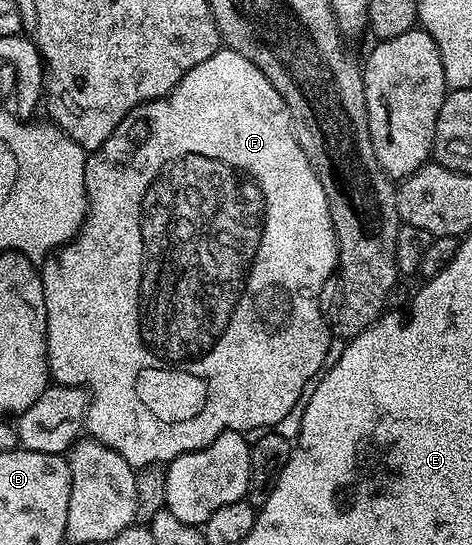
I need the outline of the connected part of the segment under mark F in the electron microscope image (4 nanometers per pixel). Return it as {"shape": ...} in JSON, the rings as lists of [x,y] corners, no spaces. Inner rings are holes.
{"shape":[[[222,47],[218,49],[211,59],[203,59],[165,97],[156,97],[154,101],[146,101],[143,105],[136,105],[123,120],[117,124],[113,134],[108,137],[99,148],[88,154],[85,163],[86,195],[88,198],[88,212],[85,222],[81,225],[81,231],[56,254],[57,265],[49,265],[40,270],[43,283],[43,295],[47,307],[47,355],[49,356],[49,375],[56,384],[75,385],[84,387],[89,394],[89,410],[85,412],[84,428],[88,436],[94,441],[103,443],[109,449],[114,449],[127,464],[134,467],[142,465],[159,465],[173,461],[176,457],[182,457],[185,453],[194,453],[207,448],[220,433],[232,431],[242,435],[248,434],[248,429],[265,431],[270,427],[276,427],[279,419],[295,407],[301,393],[310,388],[311,382],[326,368],[329,357],[329,337],[331,338],[331,325],[321,314],[321,288],[329,276],[334,276],[337,269],[337,236],[333,230],[333,216],[329,210],[327,191],[323,191],[323,183],[319,183],[317,173],[309,162],[309,156],[299,147],[297,133],[293,130],[293,117],[289,114],[289,108],[284,99],[275,91],[275,87],[251,63],[251,59],[245,59],[233,49]]]}

